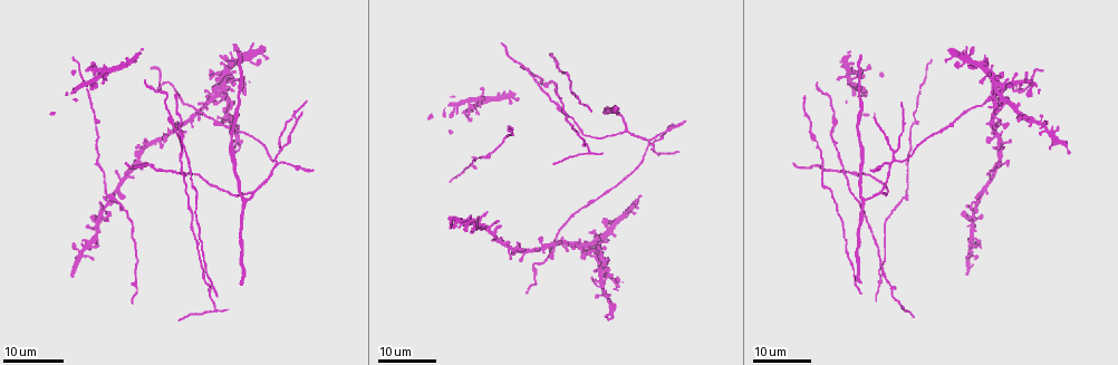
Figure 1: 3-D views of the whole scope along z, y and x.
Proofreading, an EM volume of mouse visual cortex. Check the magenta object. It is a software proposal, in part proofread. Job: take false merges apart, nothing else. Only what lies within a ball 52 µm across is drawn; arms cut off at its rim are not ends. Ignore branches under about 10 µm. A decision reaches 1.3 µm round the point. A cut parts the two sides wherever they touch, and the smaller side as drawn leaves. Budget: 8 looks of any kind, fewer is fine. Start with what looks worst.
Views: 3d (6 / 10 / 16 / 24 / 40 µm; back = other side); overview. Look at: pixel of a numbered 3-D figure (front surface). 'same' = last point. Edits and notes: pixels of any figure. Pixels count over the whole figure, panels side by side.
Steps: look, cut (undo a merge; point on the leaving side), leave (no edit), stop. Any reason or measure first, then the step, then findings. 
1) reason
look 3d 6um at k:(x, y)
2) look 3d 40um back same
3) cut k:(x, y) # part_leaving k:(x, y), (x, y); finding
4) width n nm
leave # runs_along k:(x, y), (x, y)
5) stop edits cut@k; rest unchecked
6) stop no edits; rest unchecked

three arms meet
look 3d 16um at 1:(177, 172)

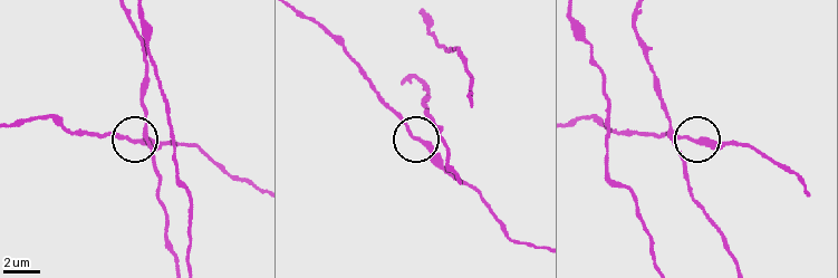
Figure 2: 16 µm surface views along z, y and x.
look 3d 6um at 2:(691, 137)

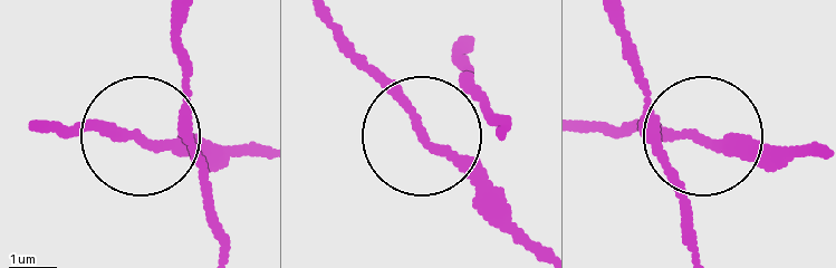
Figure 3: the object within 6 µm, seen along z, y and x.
leave # runs_along 3:(644, 106), (649, 126), (697, 137), (612, 126); continuous, no second neuron

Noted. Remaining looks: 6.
a fork
look 3d 24um at 1:(648, 145)

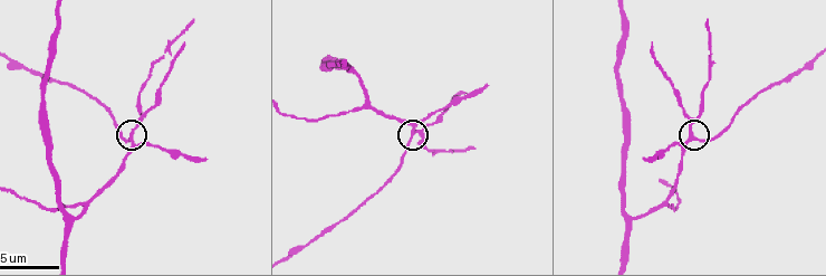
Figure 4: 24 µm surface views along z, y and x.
closer look
look 3d 10um at 4:(131, 134)

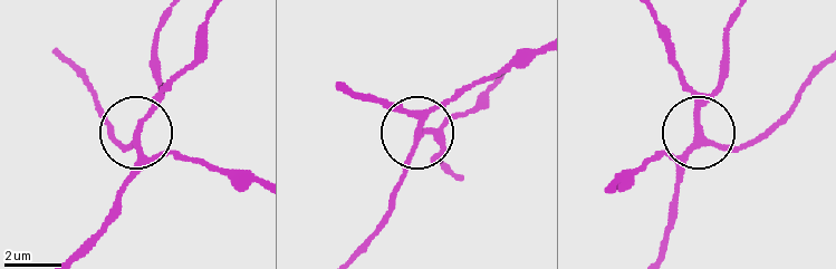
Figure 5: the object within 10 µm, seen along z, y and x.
arms 3
leave # runs_along 5:(78, 251), (134, 164), (138, 121), (192, 66); all the same neuron

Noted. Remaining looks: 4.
looks like a crossing
look 3d 24um at 1:(990, 120)

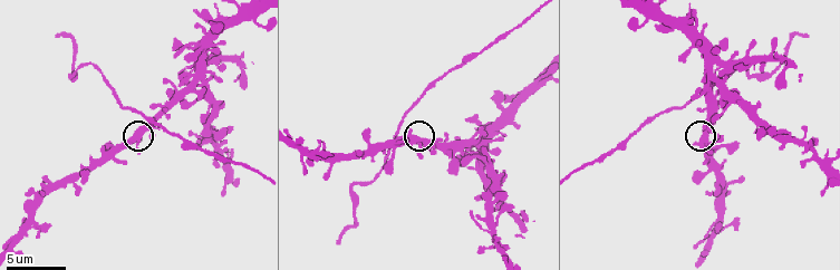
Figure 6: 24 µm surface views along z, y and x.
look 3d 10um at 6:(141, 135)

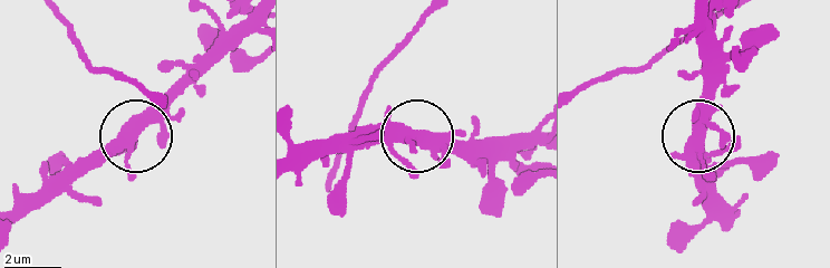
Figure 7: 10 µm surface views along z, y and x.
side_arm 24 um
leave # continuous, no second neuron

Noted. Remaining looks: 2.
arms part here
look 3d 10um at 4:(88, 207)

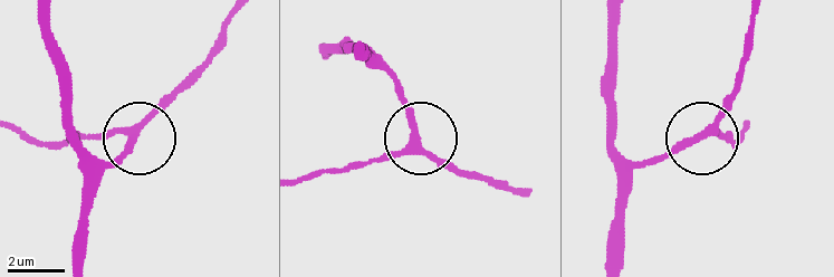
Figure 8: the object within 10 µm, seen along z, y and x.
arms 3
leave # runs_along 8:(18, 127), (40, 140), (134, 133), (99, 173); continuous, no second neuron

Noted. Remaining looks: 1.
stop no edits; rest unchecked

